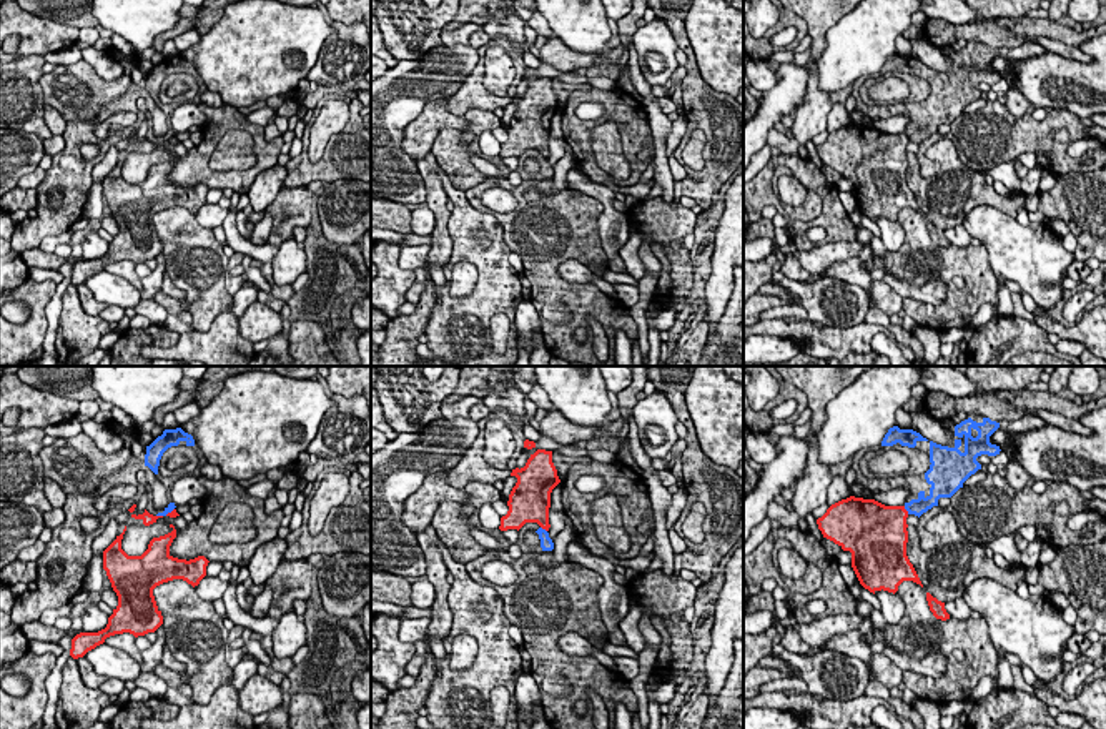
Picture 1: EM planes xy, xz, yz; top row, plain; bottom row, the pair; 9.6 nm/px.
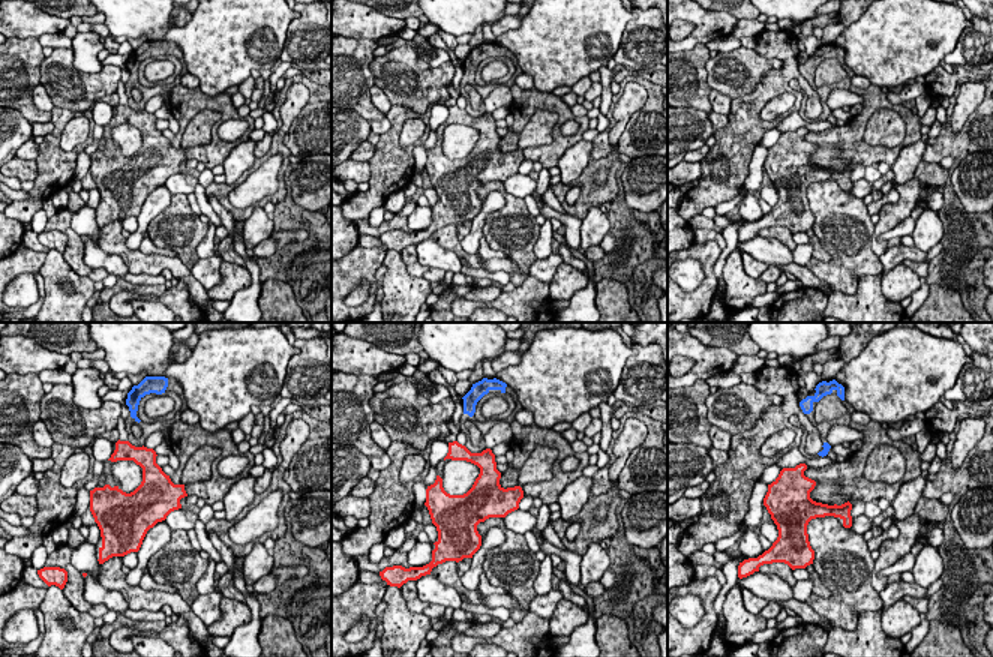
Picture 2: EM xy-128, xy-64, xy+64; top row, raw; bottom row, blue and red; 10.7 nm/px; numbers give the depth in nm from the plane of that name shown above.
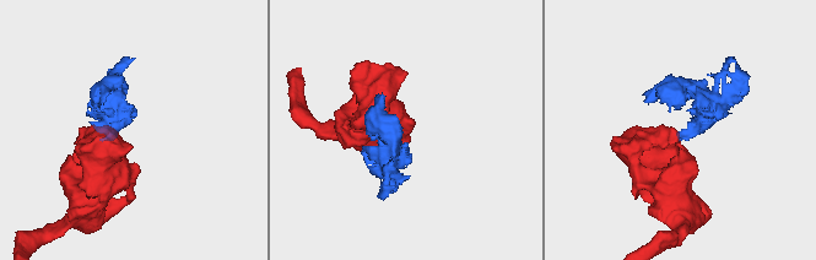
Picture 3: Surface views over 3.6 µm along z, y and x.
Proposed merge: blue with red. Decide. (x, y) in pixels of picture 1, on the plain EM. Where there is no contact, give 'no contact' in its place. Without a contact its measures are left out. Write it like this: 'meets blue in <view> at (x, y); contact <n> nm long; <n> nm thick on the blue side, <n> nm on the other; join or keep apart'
meets blue in yz at (905, 135); contact 100 nm long; 160 nm thick on the blue side, 380 nm on the other; keep apart

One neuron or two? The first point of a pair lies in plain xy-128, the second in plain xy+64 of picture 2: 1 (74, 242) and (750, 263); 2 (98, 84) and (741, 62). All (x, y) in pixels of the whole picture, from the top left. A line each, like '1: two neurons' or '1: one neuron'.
1: one neuron
2: one neuron

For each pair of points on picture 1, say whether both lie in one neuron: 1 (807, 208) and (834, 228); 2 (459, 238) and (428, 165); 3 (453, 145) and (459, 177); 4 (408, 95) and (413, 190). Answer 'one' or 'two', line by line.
1: two
2: two
3: one
4: one

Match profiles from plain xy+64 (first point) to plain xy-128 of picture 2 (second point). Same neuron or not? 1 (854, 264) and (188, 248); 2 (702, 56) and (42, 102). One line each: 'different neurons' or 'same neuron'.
1: same neuron
2: different neurons

